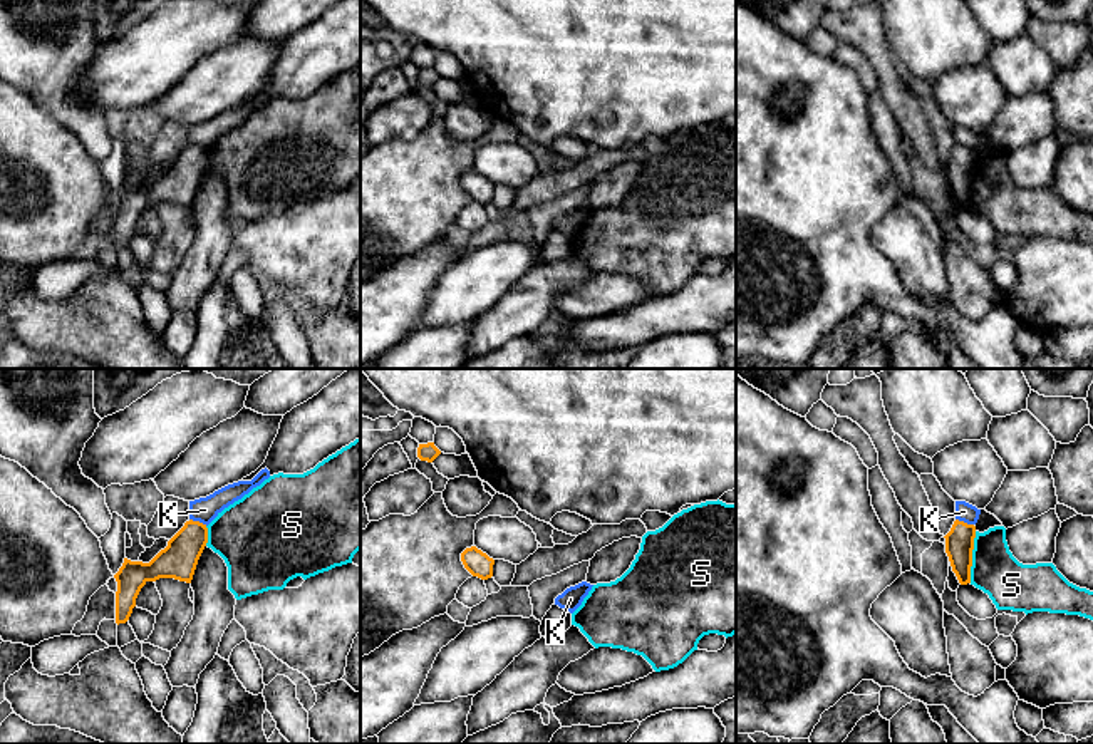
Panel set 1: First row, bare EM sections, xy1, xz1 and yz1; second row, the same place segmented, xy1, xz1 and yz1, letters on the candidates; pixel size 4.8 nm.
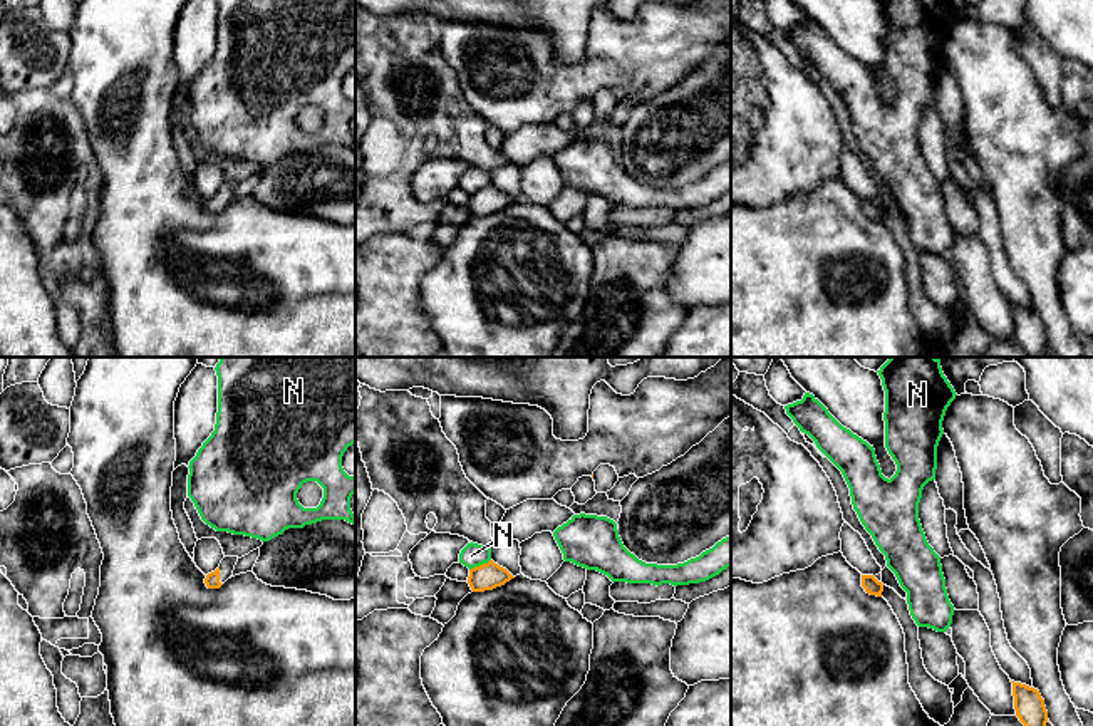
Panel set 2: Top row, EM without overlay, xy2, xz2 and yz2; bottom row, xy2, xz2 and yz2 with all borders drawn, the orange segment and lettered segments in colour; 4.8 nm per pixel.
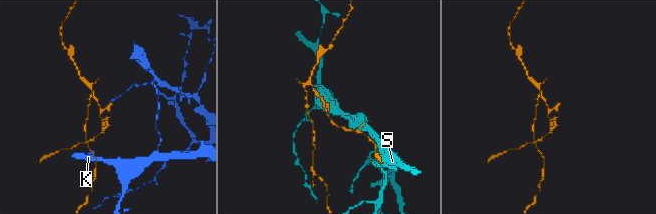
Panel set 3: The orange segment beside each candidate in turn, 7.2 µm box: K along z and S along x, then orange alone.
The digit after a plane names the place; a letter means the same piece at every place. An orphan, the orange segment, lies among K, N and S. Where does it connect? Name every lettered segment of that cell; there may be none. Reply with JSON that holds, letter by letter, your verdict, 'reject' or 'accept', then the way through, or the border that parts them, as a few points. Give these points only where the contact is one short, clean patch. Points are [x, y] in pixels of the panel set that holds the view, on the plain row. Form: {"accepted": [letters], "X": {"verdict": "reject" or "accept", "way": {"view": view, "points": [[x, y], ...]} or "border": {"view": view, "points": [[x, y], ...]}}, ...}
{"accepted": [], "K": {"verdict": "reject", "border": {"view": "yz1", "points": [[956, 143], [973, 149]]}}, "N": {"verdict": "reject"}, "S": {"verdict": "reject"}}

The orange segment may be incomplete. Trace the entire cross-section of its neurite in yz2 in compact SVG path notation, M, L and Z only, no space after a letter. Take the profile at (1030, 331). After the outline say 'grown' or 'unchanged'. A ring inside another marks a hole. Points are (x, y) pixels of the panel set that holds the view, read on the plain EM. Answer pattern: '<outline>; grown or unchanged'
M1011 307L1016 340L1031 357L1043 357L1048 347L1048 335L1039 315L1021 307Z; unchanged

